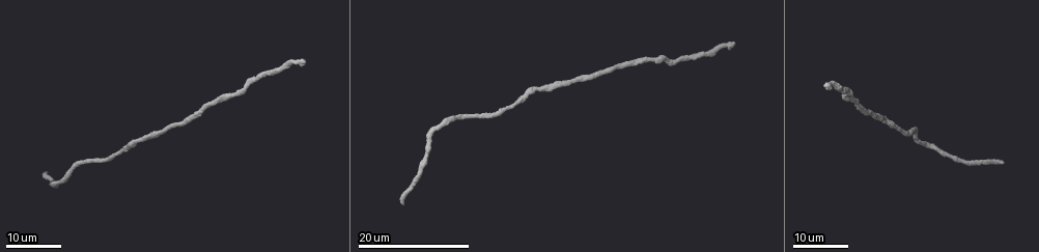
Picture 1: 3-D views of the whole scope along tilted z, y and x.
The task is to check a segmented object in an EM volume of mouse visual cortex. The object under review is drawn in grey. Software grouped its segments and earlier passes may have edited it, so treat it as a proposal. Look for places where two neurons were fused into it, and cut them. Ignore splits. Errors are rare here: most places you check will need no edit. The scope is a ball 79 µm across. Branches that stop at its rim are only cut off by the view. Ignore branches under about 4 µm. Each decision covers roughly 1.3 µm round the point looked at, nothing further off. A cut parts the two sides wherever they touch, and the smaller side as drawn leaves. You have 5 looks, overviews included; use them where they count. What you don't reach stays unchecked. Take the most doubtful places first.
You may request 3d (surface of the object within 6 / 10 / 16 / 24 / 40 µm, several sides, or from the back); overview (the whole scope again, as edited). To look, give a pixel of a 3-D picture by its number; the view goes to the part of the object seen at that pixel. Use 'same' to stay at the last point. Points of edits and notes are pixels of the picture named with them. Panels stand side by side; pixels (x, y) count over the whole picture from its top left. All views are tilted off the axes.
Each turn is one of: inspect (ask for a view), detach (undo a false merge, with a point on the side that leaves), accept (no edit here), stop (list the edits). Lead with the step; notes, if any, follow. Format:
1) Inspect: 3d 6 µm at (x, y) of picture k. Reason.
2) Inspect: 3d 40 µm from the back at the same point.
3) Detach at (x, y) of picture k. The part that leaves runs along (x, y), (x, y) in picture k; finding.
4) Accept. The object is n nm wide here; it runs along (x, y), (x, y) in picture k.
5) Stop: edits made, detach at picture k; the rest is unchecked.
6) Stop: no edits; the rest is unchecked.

Inspect: 3d 24 µm at (592, 79) of picture 1. Narrows sharply.

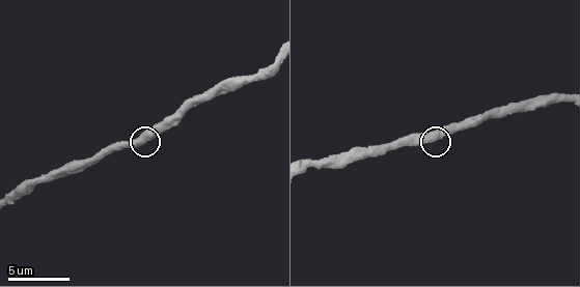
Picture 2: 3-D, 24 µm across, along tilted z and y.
Inspect: 3d 6 µm at (140, 141) of picture 2. Zoom in.

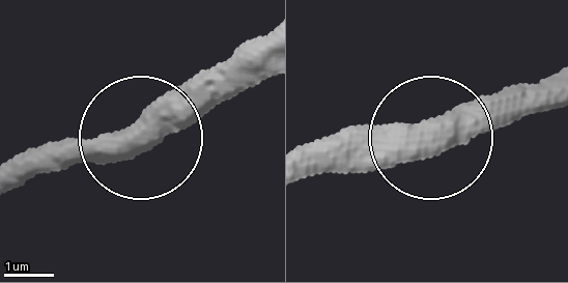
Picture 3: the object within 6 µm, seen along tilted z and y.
Accept. The object is 450 nm wide here; it runs along (315, 171), (407, 162), (555, 102) in picture 3; all the same neuron.

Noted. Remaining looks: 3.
Inspect: 3d 6 µm at (45, 175) of picture 2.

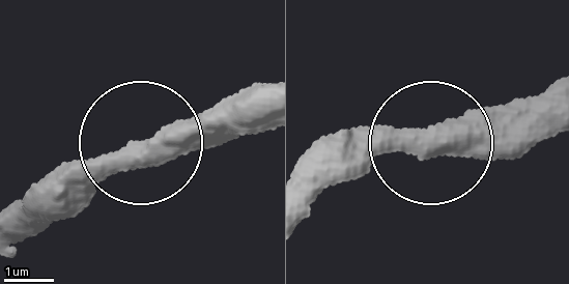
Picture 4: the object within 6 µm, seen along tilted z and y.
Inspect: 3d 6 µm from the back at (147, 147) of picture 4.

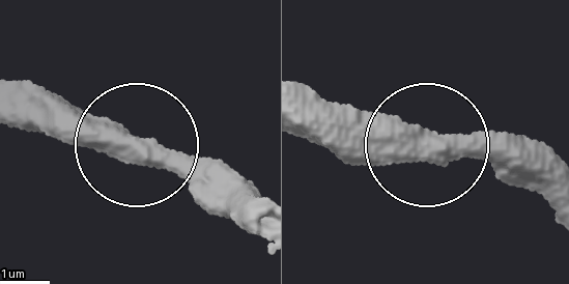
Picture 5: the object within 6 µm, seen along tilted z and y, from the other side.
Accept. The side arm is 41 µm long; all the same neuron.

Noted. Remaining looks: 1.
Stop: no edits; the rest is unchecked.

